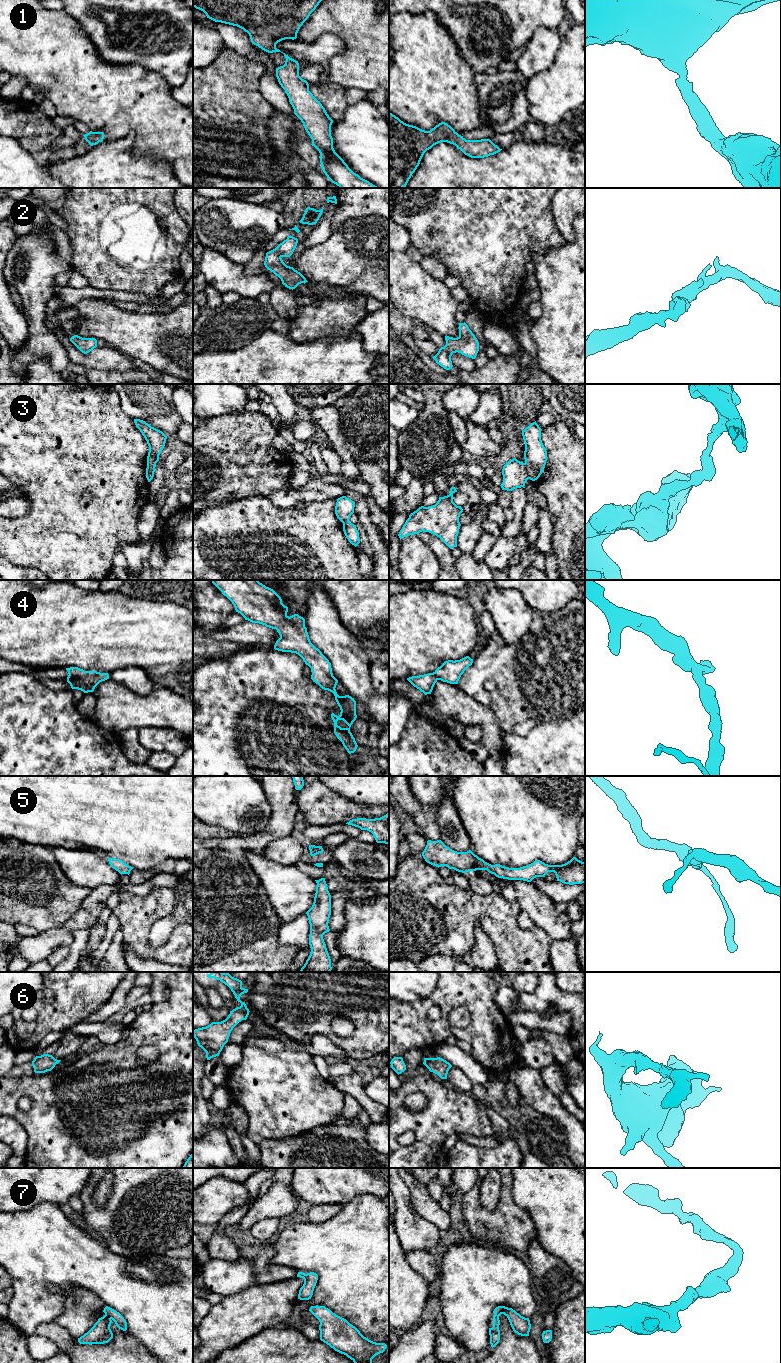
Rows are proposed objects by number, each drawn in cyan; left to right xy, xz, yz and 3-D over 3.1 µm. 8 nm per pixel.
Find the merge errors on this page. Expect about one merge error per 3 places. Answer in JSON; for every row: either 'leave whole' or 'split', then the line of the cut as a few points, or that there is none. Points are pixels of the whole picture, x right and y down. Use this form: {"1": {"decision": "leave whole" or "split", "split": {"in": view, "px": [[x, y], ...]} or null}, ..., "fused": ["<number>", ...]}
{"1": {"decision": "leave whole", "split": null}, "2": {"decision": "leave whole", "split": null}, "3": {"decision": "split", "split": {"in": "yz", "px": [[524, 463], [529, 478]]}}, "4": {"decision": "leave whole", "split": null}, "5": {"decision": "leave whole", "split": null}, "6": {"decision": "leave whole", "split": null}, "7": {"decision": "leave whole", "split": null}, "fused": ["3"]}

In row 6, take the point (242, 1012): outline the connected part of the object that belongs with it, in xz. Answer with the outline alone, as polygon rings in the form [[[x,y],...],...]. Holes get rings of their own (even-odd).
[[[211,972],[208,978],[220,980],[227,985],[238,1002],[241,1003],[230,1011],[228,1017],[221,1022],[212,1022],[210,1025],[193,1030],[193,1036],[199,1047],[206,1052],[207,1060],[219,1056],[224,1045],[228,1042],[233,1028],[242,1020],[246,1020],[249,1015],[249,1009],[246,1004],[240,1000],[240,996],[248,992],[248,989],[242,987],[242,981],[232,977],[229,973]]]

